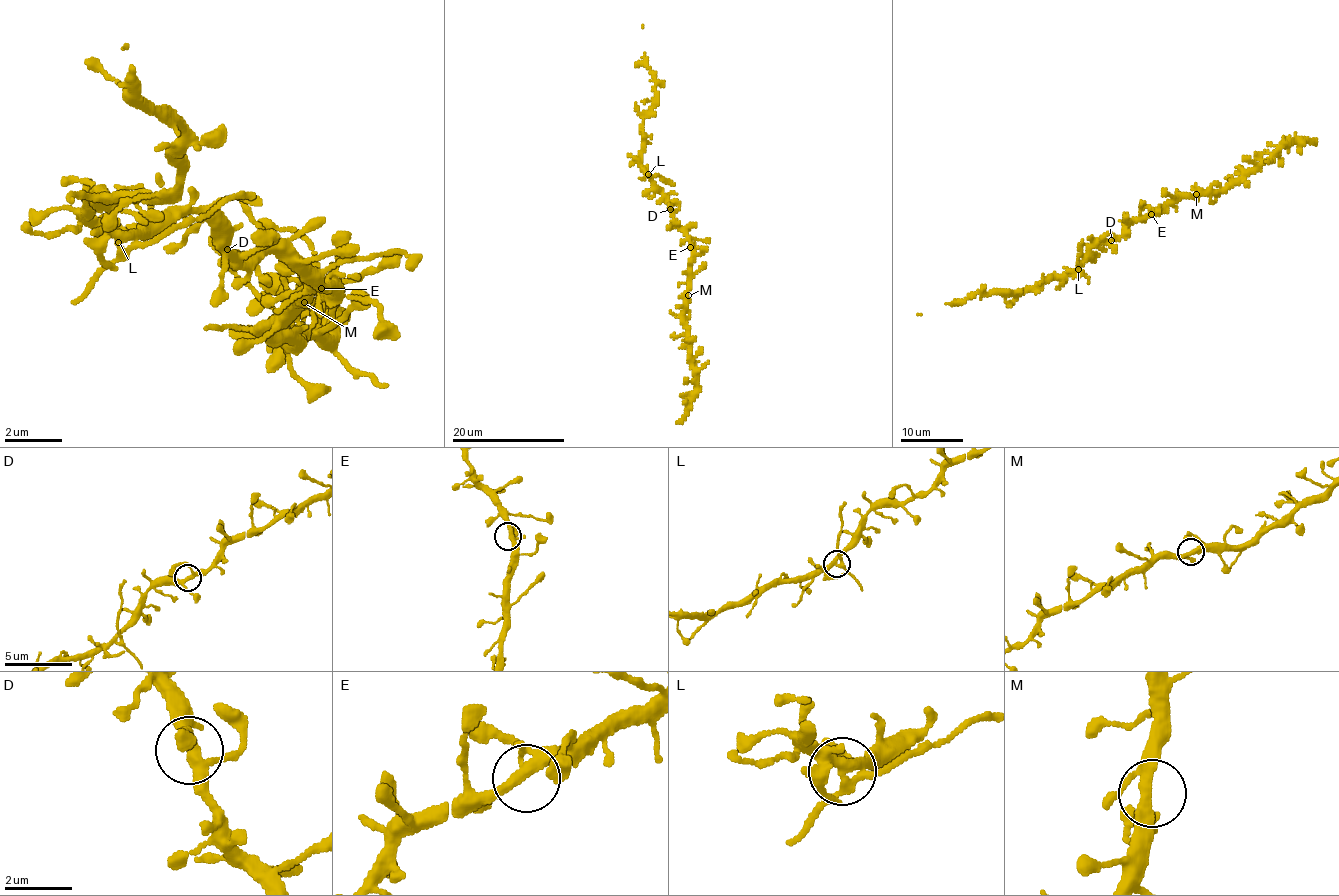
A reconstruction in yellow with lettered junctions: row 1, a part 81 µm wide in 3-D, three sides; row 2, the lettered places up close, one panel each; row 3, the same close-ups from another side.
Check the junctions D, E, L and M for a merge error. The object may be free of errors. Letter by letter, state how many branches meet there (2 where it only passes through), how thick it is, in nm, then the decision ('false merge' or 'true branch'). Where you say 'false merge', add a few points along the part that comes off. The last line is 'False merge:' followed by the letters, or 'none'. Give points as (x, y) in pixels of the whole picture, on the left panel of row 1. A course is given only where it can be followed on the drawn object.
D: branches 5; calibre 280 nm; true branch
E: branches 4; calibre 280 nm; true branch
L: branches 5; calibre 300 nm; false merge; course (117, 242), (167, 238), (252, 196)
M: branches 4; calibre 280 nm; true branch
False merge: L

